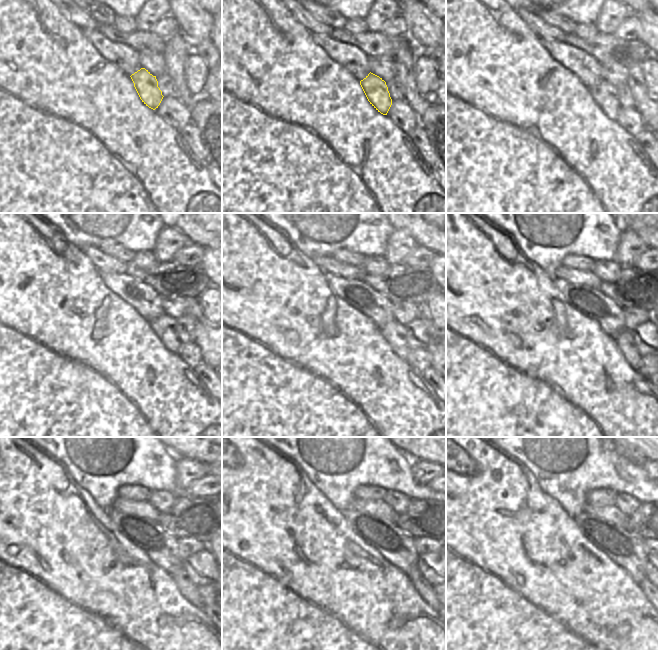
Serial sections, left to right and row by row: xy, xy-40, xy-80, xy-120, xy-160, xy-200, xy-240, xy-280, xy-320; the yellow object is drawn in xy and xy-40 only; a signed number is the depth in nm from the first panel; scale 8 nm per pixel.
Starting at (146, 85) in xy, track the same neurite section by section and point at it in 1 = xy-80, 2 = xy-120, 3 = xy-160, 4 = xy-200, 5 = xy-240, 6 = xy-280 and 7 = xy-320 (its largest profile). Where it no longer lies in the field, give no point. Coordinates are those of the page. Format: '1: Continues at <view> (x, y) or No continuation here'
1: Continues at xy-80 (604, 94)
2: Continues at xy-120 (164, 326)
3: Continues at xy-160 (394, 332)
4: Continues at xy-200 (624, 340)
5: Continues at xy-240 (185, 585)
6: Continues at xy-280 (425, 590)
7: Continues at xy-320 (648, 588).

